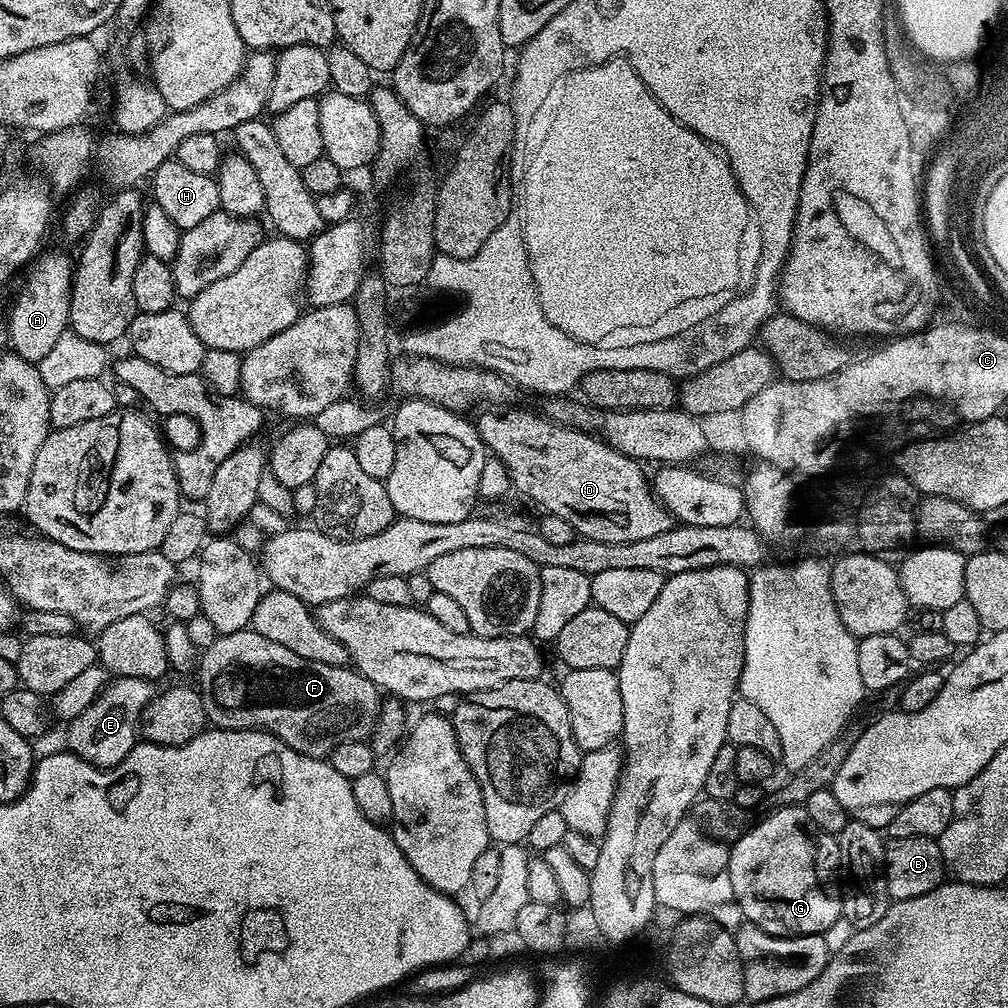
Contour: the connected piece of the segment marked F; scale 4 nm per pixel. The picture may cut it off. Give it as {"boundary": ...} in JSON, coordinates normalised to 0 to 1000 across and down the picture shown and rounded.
{"boundary":[[[249,625],[215,630],[214,635],[206,642],[201,644],[200,650],[196,655],[196,668],[198,667],[198,679],[196,686],[202,697],[202,708],[207,719],[216,722],[256,722],[259,726],[267,726],[270,730],[275,730],[284,740],[288,740],[296,748],[301,750],[316,750],[323,752],[331,744],[331,740],[339,740],[339,736],[364,735],[373,723],[373,713],[377,711],[377,700],[379,697],[379,688],[372,679],[363,674],[352,662],[342,661],[323,661],[319,657],[308,657],[304,653],[296,653],[284,641],[276,641],[276,637],[268,637],[268,633],[260,633],[260,629]]]}

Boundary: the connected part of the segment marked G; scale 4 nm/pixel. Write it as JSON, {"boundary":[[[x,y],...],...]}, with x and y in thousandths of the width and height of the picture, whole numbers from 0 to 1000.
{"boundary":[[[797,800],[768,802],[765,807],[757,810],[752,816],[746,818],[734,828],[722,841],[722,862],[724,863],[724,876],[728,879],[728,891],[732,899],[736,899],[736,907],[739,914],[752,919],[765,929],[813,929],[820,926],[820,921],[825,921],[835,909],[835,877],[831,872],[833,865],[833,839],[830,830],[819,827],[819,823],[812,823],[808,819],[804,808],[800,808]]]}

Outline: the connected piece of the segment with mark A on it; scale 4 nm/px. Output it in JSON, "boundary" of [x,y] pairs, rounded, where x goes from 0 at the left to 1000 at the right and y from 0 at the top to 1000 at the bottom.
{"boundary":[[[63,256],[37,257],[28,267],[22,288],[8,312],[8,333],[15,352],[35,361],[50,351],[51,344],[68,326],[68,298],[71,295],[72,263]]]}

